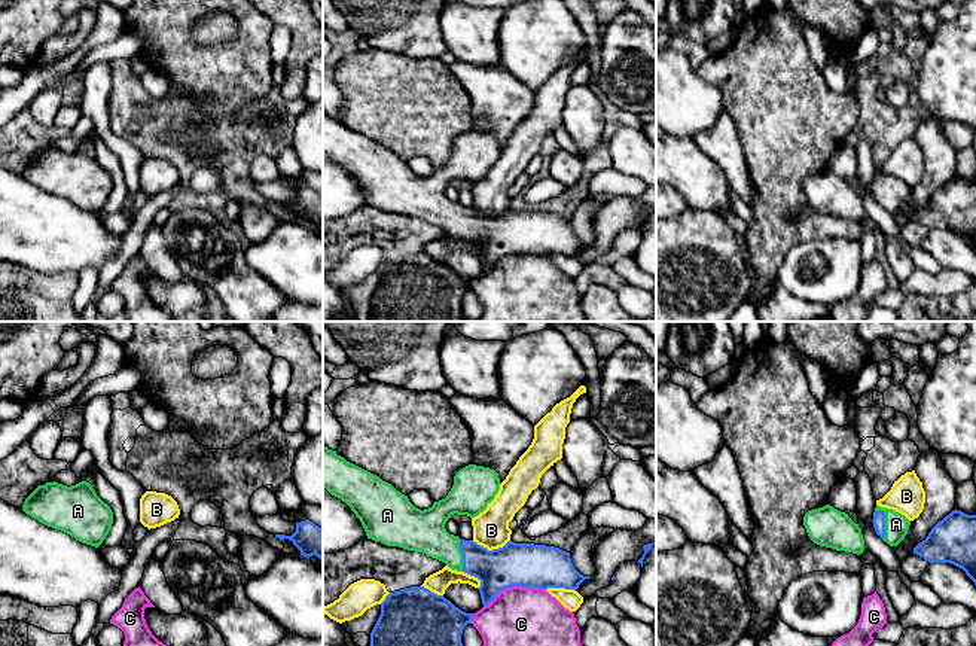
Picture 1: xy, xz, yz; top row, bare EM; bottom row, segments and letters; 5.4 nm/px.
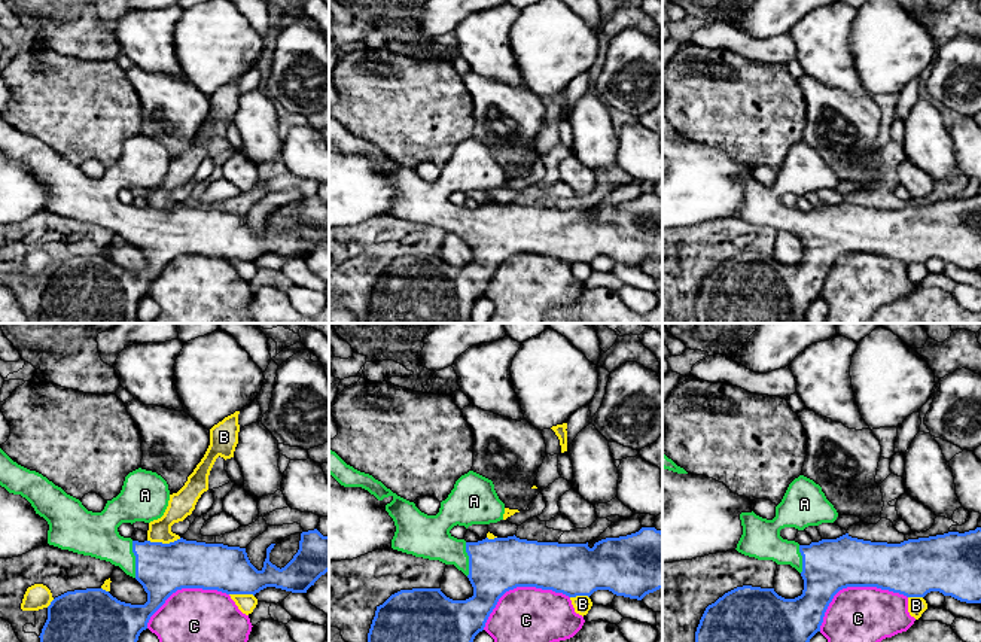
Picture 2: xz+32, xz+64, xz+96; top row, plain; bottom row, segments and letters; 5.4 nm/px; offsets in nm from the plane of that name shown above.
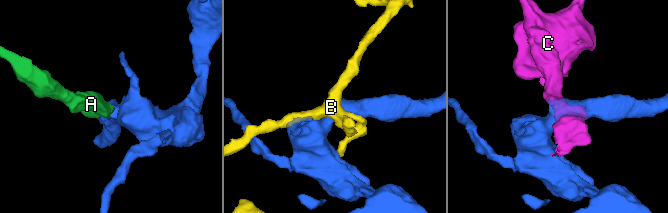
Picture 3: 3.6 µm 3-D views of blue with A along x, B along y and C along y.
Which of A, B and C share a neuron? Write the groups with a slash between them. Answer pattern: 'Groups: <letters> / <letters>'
Groups: A / B / C

